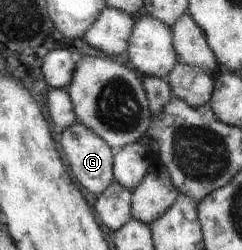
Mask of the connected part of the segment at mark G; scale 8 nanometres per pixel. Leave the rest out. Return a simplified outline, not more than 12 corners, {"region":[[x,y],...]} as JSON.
{"region":[[80,122],[60,130],[76,180],[102,194],[115,180],[112,150]]}

